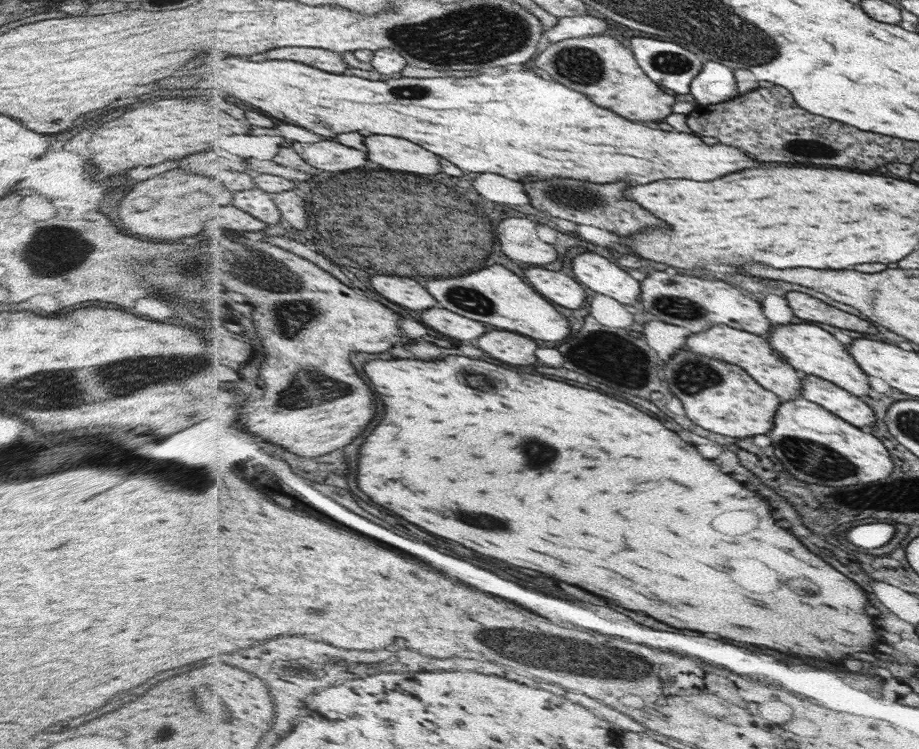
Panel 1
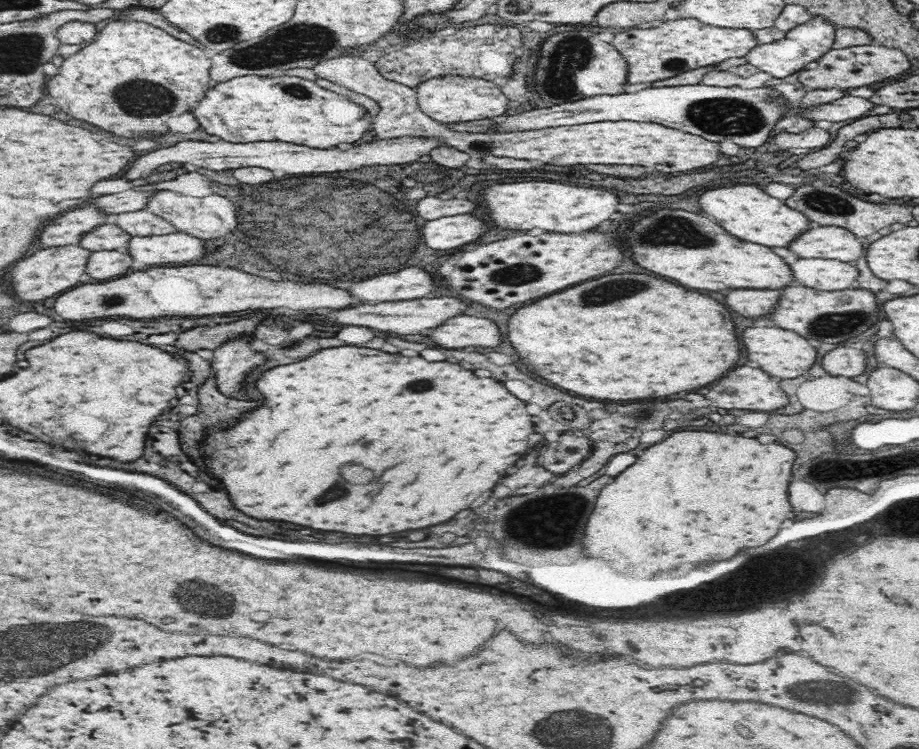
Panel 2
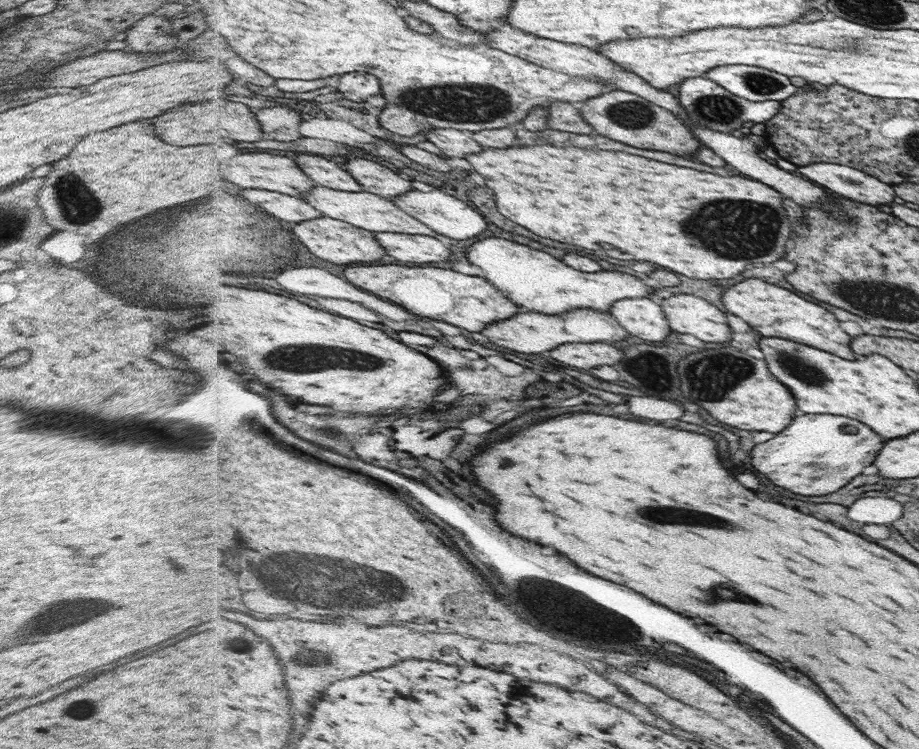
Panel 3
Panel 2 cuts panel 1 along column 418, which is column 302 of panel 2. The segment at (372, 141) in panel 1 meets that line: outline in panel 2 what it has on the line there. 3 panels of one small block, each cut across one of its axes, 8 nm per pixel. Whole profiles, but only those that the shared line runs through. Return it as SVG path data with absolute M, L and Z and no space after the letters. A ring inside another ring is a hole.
M405 135L394 138L374 138L372 142L362 142L362 144L352 144L346 150L340 148L312 148L312 146L300 146L300 144L290 144L290 142L248 142L248 144L232 144L225 140L216 142L200 140L182 140L174 146L154 149L151 152L137 158L132 163L132 168L126 172L127 180L134 180L140 177L145 171L152 172L159 165L179 162L181 164L194 164L212 170L222 170L224 168L244 168L260 167L268 170L284 170L286 174L320 174L320 172L344 172L344 170L358 170L364 166L374 166L374 164L384 164L384 166L394 166L394 164L410 164L416 162L421 156L426 156L431 150L441 147L445 140L436 135L426 137L424 135Z

